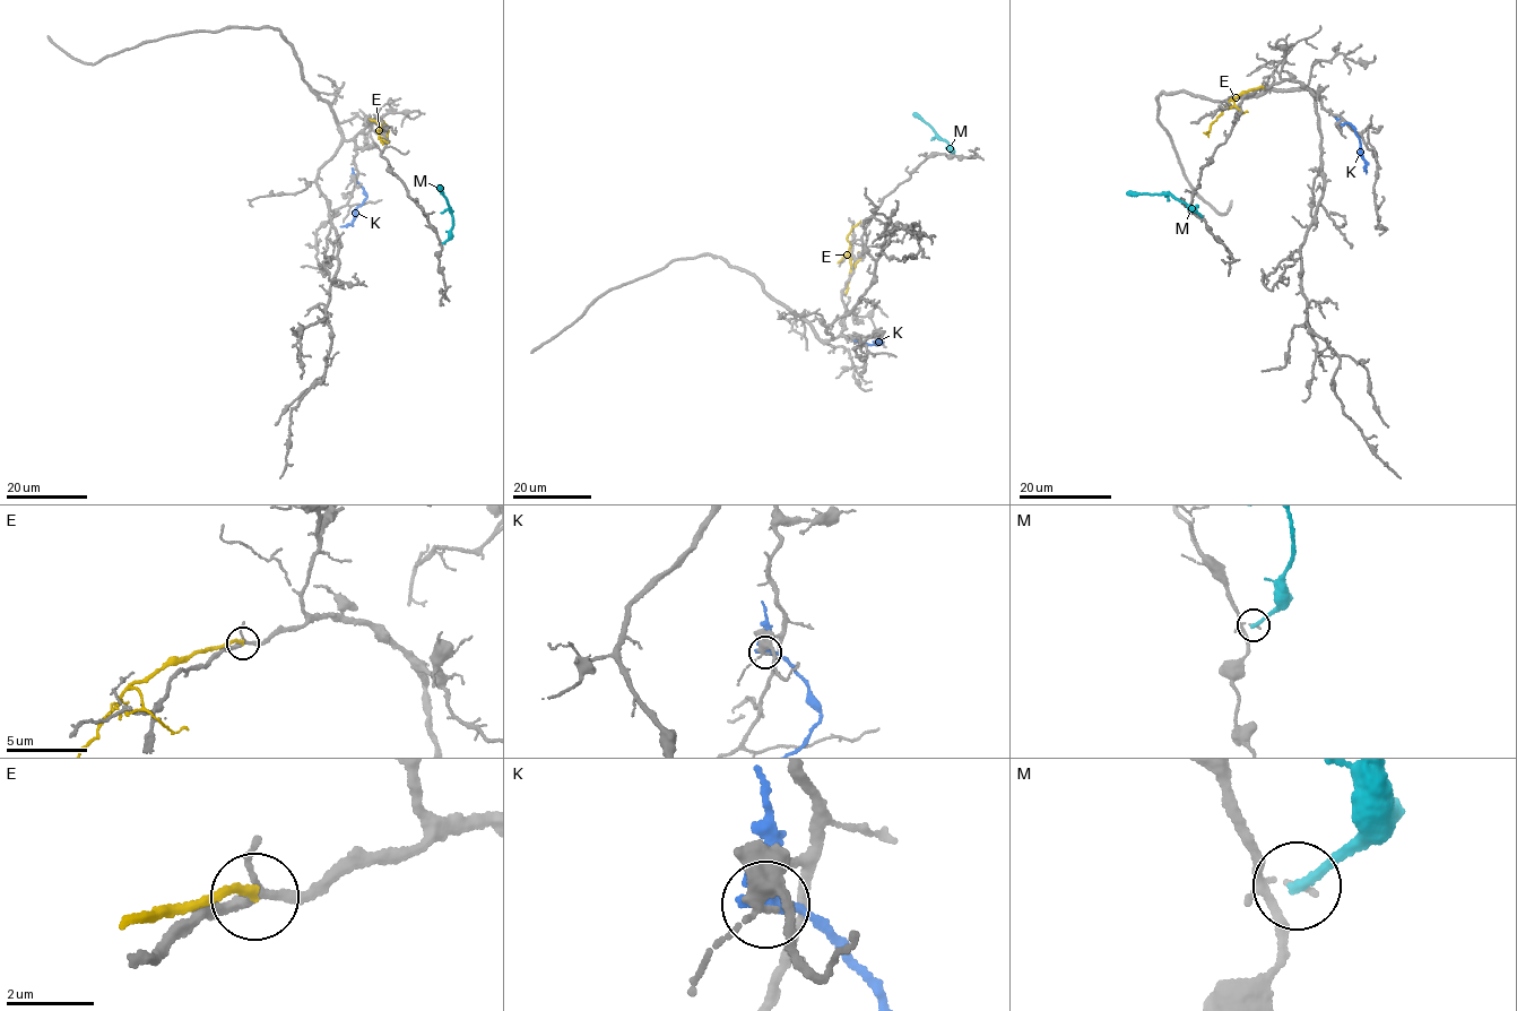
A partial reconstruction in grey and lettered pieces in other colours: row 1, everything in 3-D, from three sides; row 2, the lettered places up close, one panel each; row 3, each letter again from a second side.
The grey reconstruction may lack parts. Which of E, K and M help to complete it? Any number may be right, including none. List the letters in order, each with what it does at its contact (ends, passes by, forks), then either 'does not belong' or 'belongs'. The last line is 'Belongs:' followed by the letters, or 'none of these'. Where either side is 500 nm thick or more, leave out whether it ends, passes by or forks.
E: it ends | does not belong
K: it forks | does not belong
M: it ends | does not belong
Belongs: none of these

